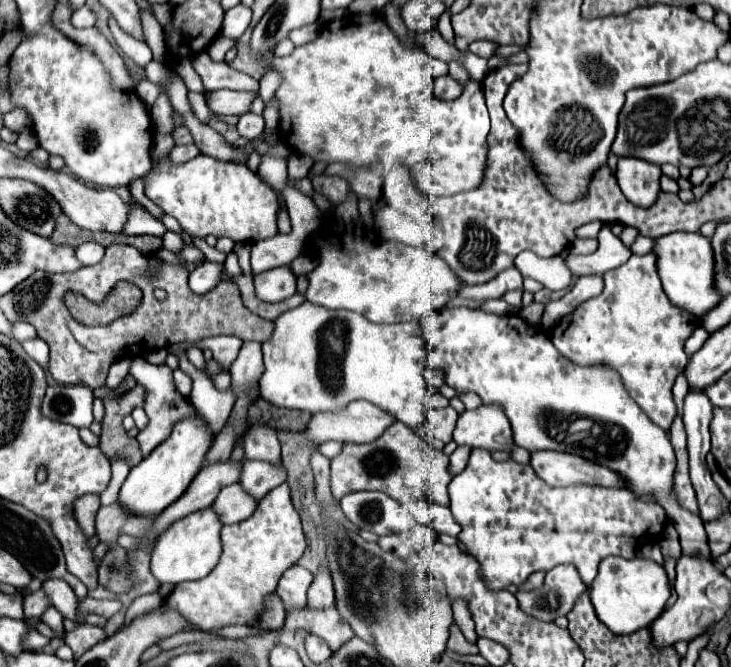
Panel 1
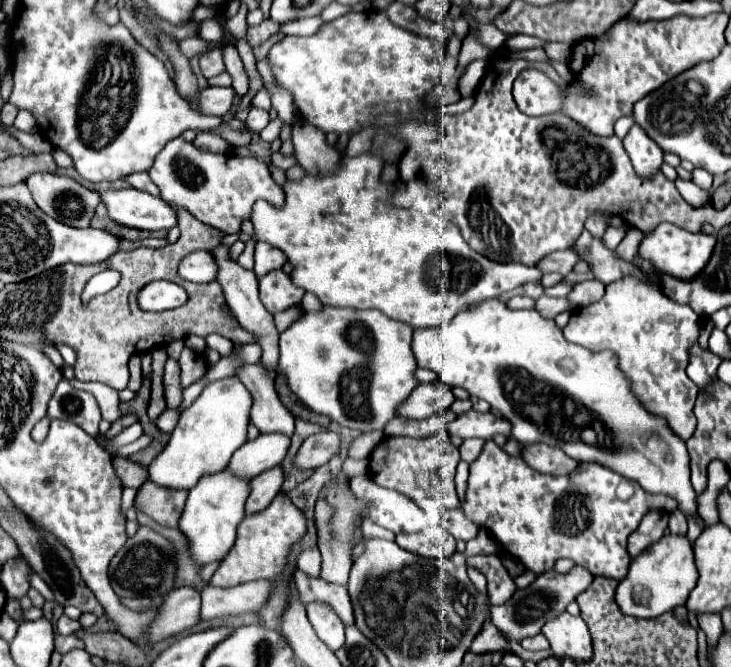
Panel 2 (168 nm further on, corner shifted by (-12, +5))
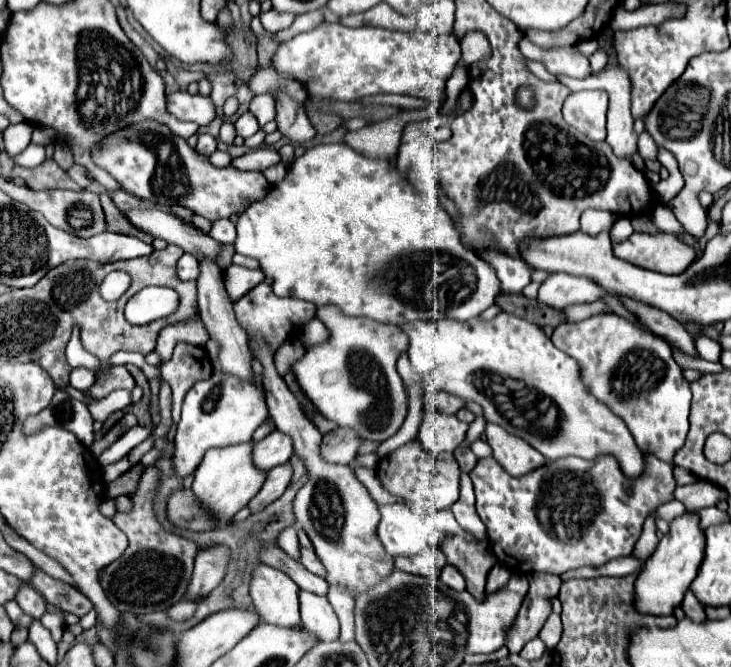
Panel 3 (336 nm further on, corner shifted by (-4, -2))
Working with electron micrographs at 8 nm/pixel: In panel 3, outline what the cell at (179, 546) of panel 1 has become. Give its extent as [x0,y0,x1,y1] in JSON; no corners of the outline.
[192,441,268,523]

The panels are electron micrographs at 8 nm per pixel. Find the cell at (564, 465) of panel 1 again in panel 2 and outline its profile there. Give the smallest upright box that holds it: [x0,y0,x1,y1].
[522,442,580,476]

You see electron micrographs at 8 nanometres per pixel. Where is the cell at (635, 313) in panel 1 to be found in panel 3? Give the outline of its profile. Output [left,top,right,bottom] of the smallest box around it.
[552,313,690,461]

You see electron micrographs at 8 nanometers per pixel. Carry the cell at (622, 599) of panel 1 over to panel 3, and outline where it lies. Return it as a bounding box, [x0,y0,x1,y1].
[636,511,704,615]

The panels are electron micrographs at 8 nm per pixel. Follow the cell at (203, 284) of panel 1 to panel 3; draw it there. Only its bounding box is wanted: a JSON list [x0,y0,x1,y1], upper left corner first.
[178,253,200,279]

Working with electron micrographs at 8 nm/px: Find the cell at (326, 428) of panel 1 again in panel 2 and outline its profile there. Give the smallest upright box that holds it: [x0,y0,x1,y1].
[396,380,454,420]

